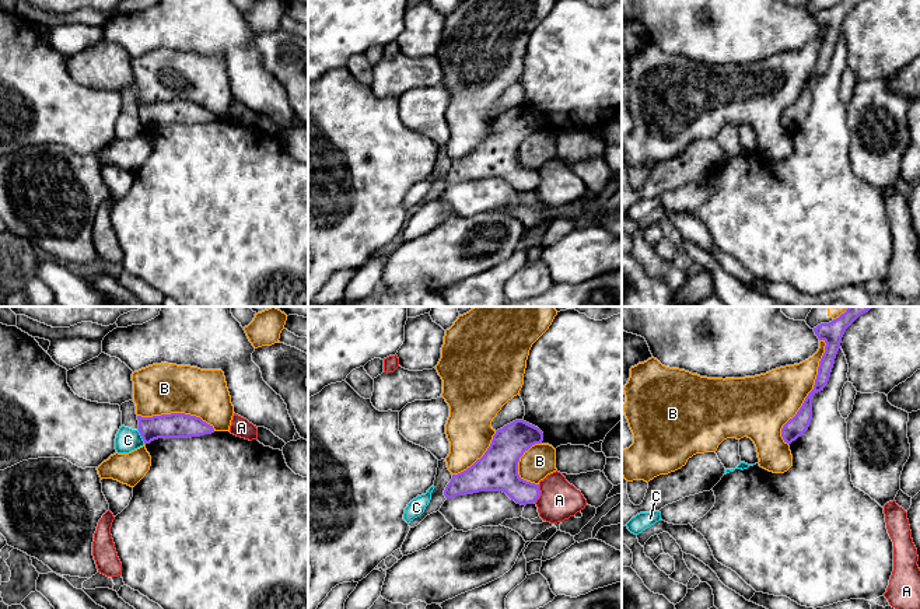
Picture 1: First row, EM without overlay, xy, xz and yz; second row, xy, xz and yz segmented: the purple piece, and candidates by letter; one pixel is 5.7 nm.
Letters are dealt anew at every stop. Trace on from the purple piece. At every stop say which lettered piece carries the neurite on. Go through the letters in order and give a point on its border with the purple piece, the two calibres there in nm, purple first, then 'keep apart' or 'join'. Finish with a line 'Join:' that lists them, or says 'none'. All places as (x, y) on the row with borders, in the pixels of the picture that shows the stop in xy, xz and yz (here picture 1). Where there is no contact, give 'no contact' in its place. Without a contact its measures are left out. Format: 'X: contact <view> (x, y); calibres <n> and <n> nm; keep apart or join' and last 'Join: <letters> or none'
A: contact xz (539, 494); calibres 190 and 240 nm; keep apart
B: contact yz (810, 392); calibres 110 and 320 nm; keep apart
C: contact xy (142, 437); calibres 140 and 140 nm; keep apart
Join: none

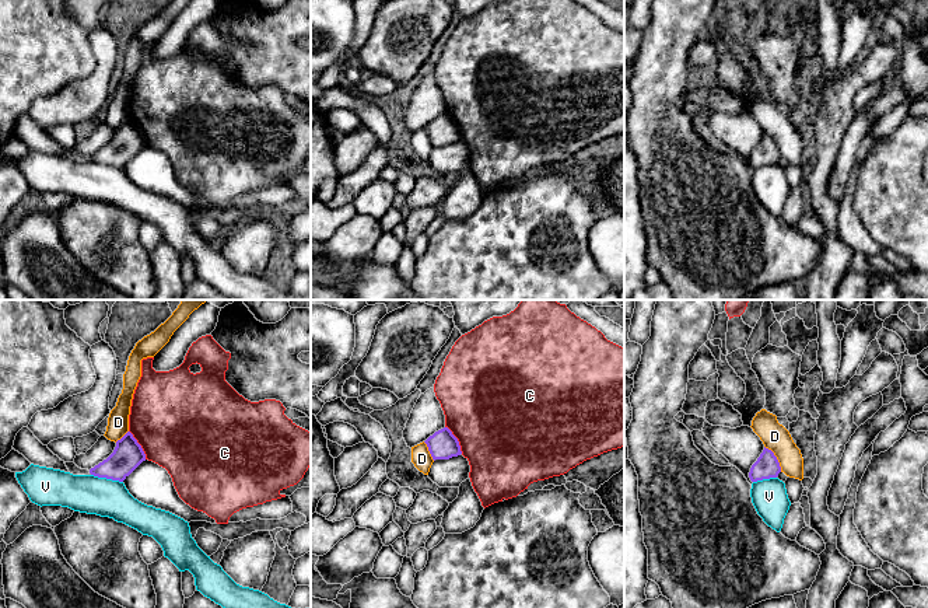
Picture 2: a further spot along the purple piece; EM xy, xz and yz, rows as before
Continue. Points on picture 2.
C: contact xy (139, 444); calibres 170 and 500 nm; keep apart
D: contact yz (776, 458); calibres 140 and 160 nm; keep apart
V: contact xy (107, 478); calibres 170 and 220 nm; keep apart
Join: none

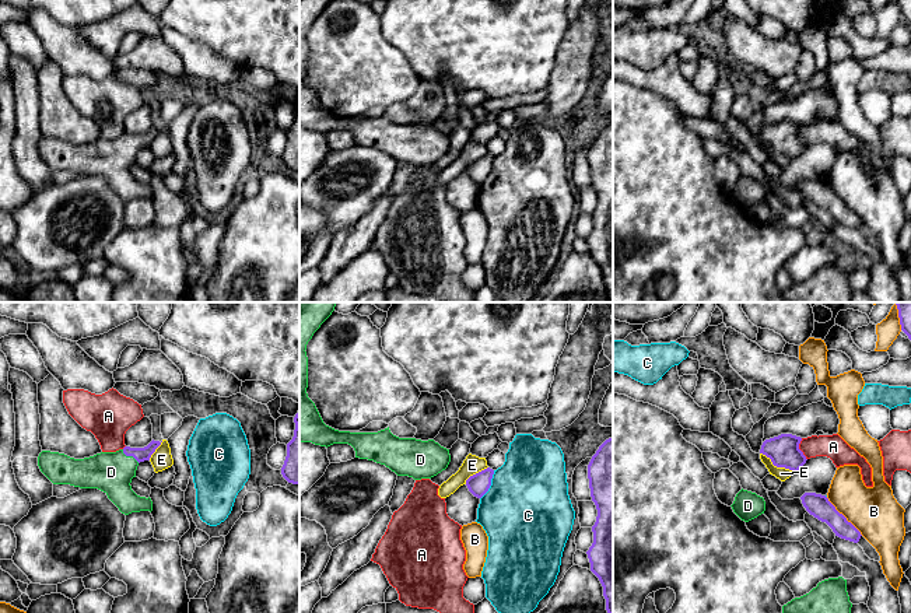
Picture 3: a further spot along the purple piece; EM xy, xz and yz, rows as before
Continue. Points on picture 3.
A: contact yz (799, 449); calibres 180 and 140 nm; keep apart
B: contact yz (844, 517); calibres 130 and 280 nm; keep apart
C: contact xz (490, 484); calibres 120 and 500 nm; keep apart
D: contact xy (130, 455); calibres 80 and 240 nm; join
E: contact yz (777, 466); calibres 180 and 70 nm; keep apart
Join: D

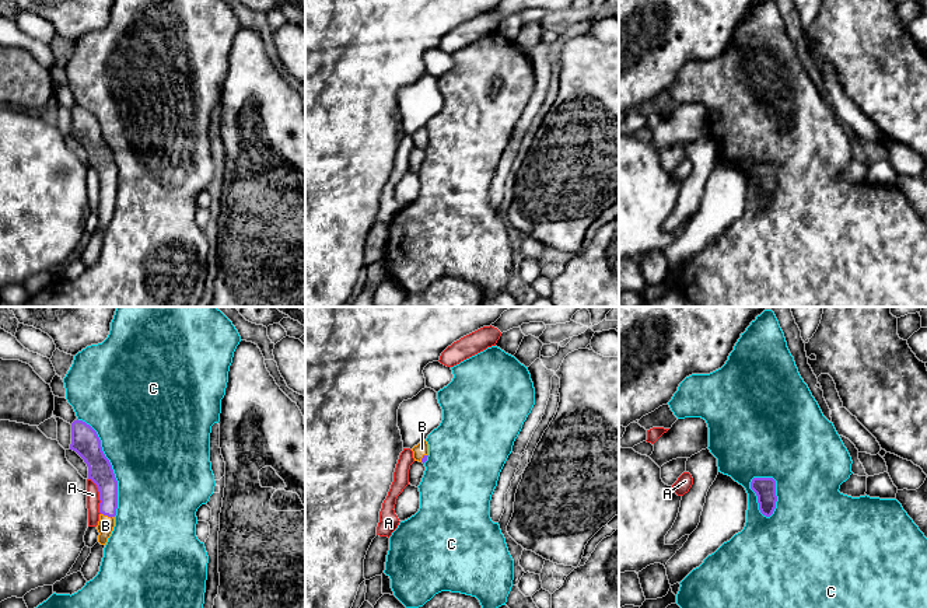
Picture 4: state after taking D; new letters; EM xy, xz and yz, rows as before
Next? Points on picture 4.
A: contact xy (100, 496); calibres 140 and 80 nm; keep apart
B: contact xy (108, 516); calibres 140 and 100 nm; join
C: contact xy (111, 465); calibres 160 and 500 nm; keep apart
Join: B

